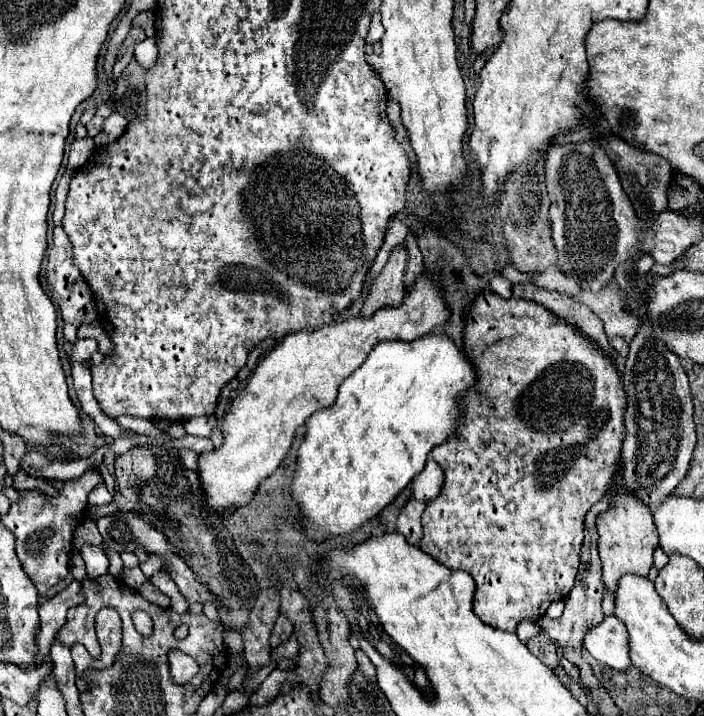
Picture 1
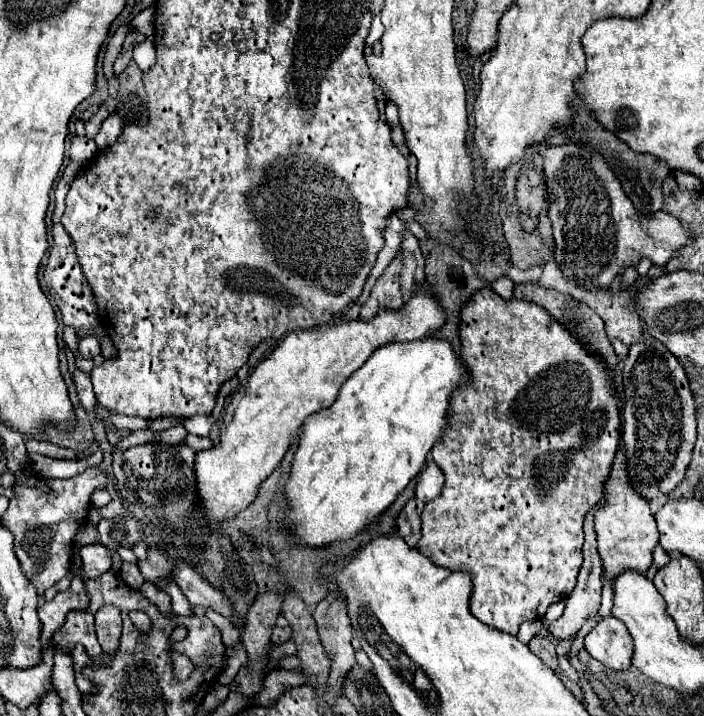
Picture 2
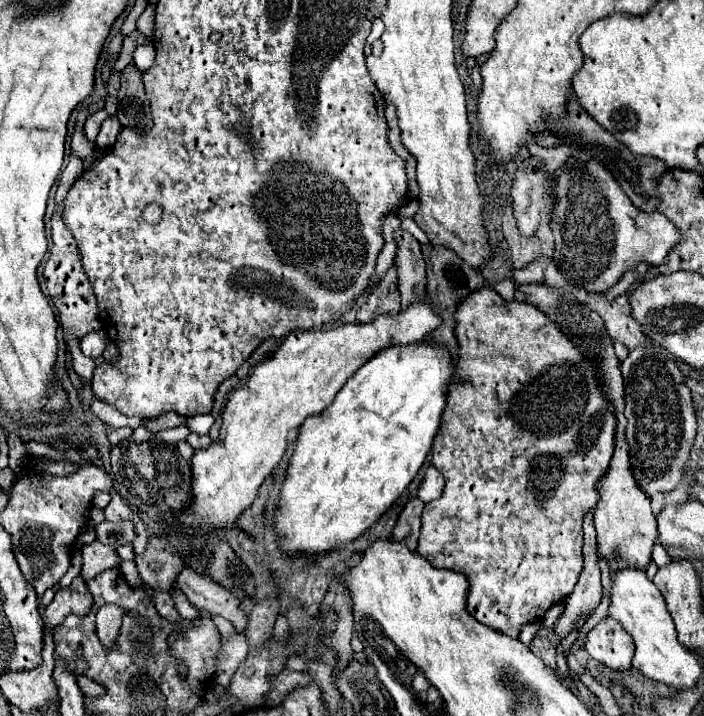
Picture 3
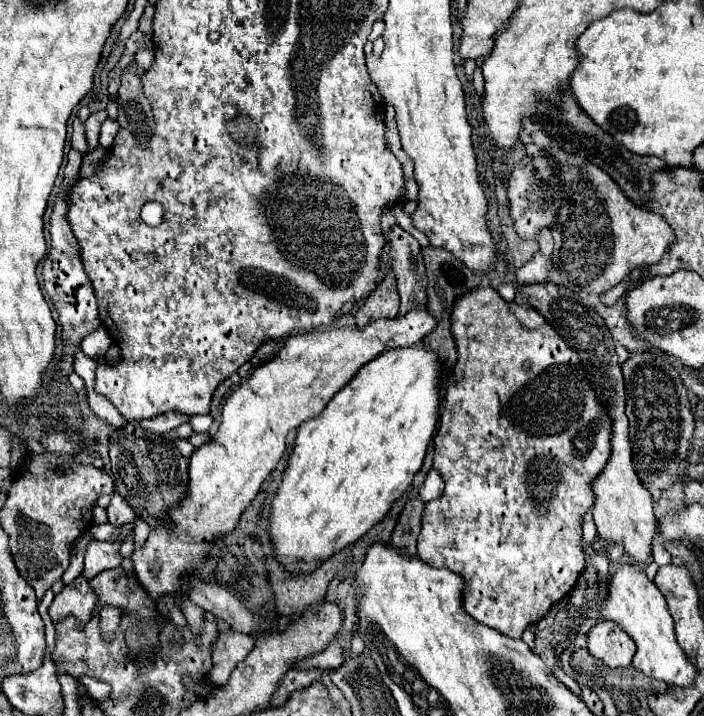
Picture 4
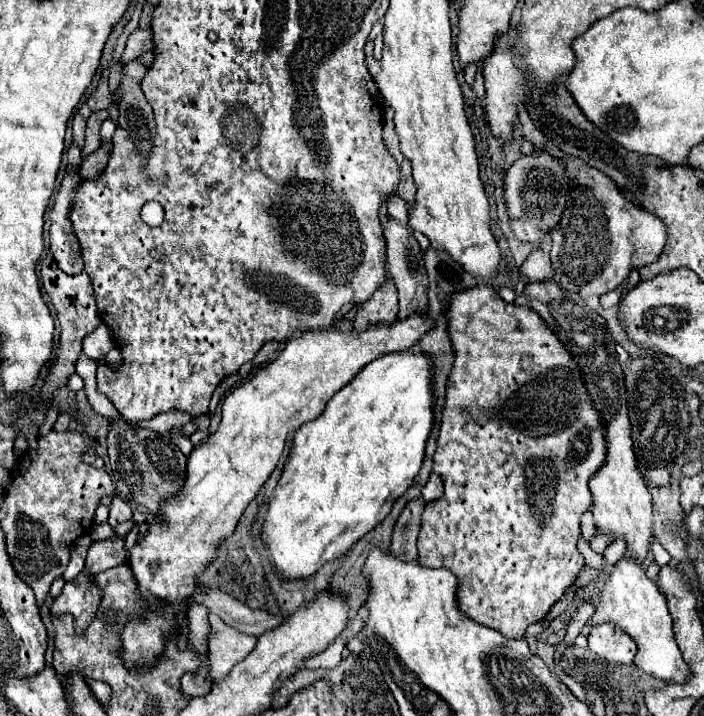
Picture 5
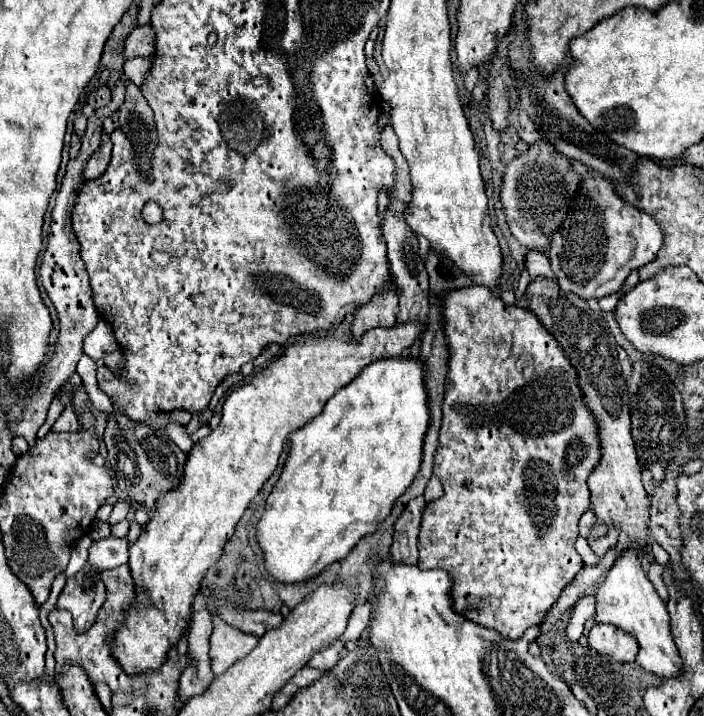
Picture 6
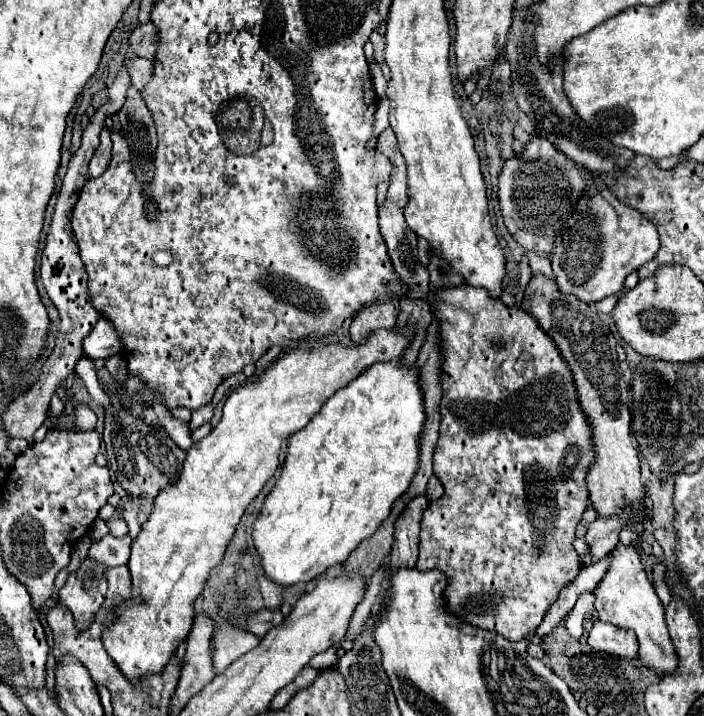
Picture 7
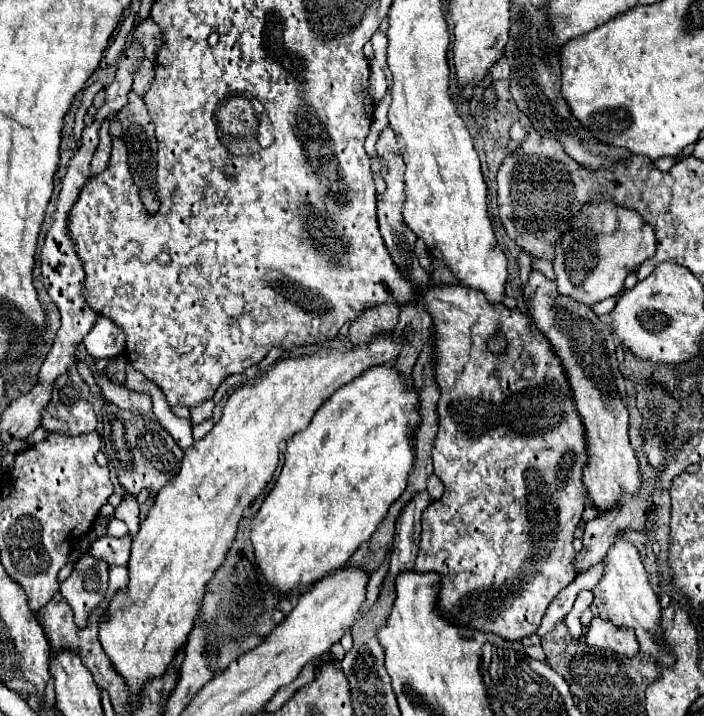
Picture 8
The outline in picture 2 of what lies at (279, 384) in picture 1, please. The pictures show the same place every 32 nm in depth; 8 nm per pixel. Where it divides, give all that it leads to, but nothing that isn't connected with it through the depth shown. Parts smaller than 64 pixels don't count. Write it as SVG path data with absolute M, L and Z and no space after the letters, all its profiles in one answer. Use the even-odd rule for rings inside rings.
M422 284L400 310L384 310L376 314L374 320L356 318L338 326L322 326L312 332L300 330L300 332L288 334L280 342L280 346L254 368L250 376L250 390L246 382L230 400L228 408L224 410L220 446L214 446L212 450L196 454L194 470L198 480L198 494L208 516L212 520L222 522L222 520L234 518L236 512L244 510L256 498L260 482L264 482L282 462L284 454L290 448L290 434L296 432L310 414L322 408L328 408L336 400L342 382L352 372L356 372L378 346L386 342L412 342L412 340L432 336L442 324L444 324L444 312L440 312L440 304L432 300L432 292L428 292L428 284Z

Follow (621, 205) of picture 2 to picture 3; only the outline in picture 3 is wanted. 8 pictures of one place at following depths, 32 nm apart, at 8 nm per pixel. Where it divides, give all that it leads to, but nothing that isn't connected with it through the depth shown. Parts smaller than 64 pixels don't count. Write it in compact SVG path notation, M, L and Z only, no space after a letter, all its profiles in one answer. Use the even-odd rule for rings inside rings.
M536 142L528 144L528 150L534 156L540 156L544 162L546 172L554 178L554 190L556 190L556 204L552 208L552 232L556 240L554 248L554 262L566 282L574 284L576 288L584 288L588 292L606 292L612 288L622 274L628 268L636 268L640 262L648 262L652 266L664 264L666 256L676 248L682 240L680 230L664 216L662 212L640 212L628 196L622 192L620 184L616 184L616 178L604 168L596 158L588 156L588 152L580 152L580 148L568 148L568 146L556 146L556 148L544 148Z

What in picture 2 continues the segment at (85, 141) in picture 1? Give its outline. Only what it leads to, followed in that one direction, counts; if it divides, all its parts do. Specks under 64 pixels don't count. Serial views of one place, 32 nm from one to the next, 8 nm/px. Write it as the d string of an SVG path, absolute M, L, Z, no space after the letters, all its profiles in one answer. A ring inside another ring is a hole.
M74 136L72 144L70 144L70 160L72 162L80 162L84 166L94 156L94 152L96 152L94 140L90 140L86 136L82 136L82 138Z

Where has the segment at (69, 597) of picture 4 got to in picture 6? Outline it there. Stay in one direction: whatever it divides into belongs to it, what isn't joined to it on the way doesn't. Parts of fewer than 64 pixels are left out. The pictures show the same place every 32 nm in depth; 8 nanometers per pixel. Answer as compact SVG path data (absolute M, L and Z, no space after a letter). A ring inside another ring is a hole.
M90 564L66 580L64 590L56 602L56 610L68 610L74 619L78 633L83 633L96 620L96 614L104 602L104 584L98 580L98 570Z

